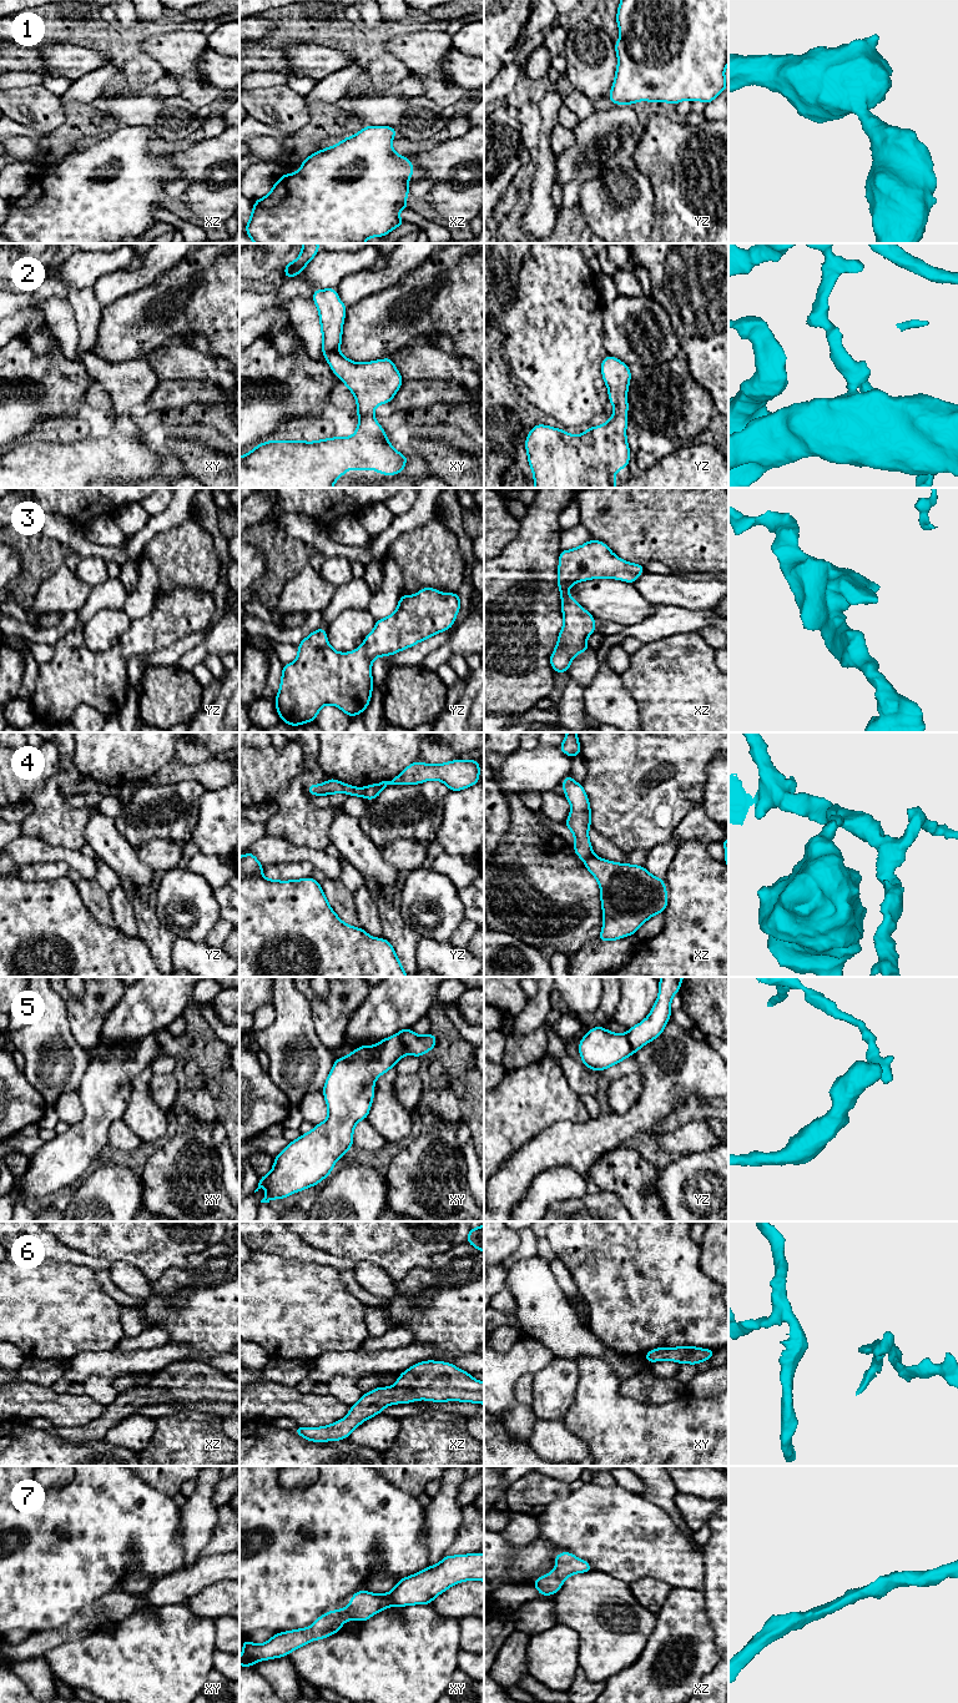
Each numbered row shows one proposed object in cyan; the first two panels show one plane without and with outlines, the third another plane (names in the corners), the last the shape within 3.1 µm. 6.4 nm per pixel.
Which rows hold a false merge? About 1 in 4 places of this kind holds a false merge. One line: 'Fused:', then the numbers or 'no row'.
Fused: 4, 5

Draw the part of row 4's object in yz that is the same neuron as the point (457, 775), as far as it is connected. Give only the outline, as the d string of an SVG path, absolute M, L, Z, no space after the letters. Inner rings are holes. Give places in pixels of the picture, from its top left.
M453 760L445 764L429 765L415 761L390 781L382 781L365 786L367 800L374 800L388 785L418 785L425 781L439 780L450 791L460 791L479 784L479 760Z

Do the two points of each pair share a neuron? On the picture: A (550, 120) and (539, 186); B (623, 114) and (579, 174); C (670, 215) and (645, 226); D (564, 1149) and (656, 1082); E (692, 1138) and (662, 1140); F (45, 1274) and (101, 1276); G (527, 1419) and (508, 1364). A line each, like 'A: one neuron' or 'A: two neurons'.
A: one neuron
B: one neuron
C: two neurons
D: one neuron
E: one neuron
F: two neurons
G: one neuron

